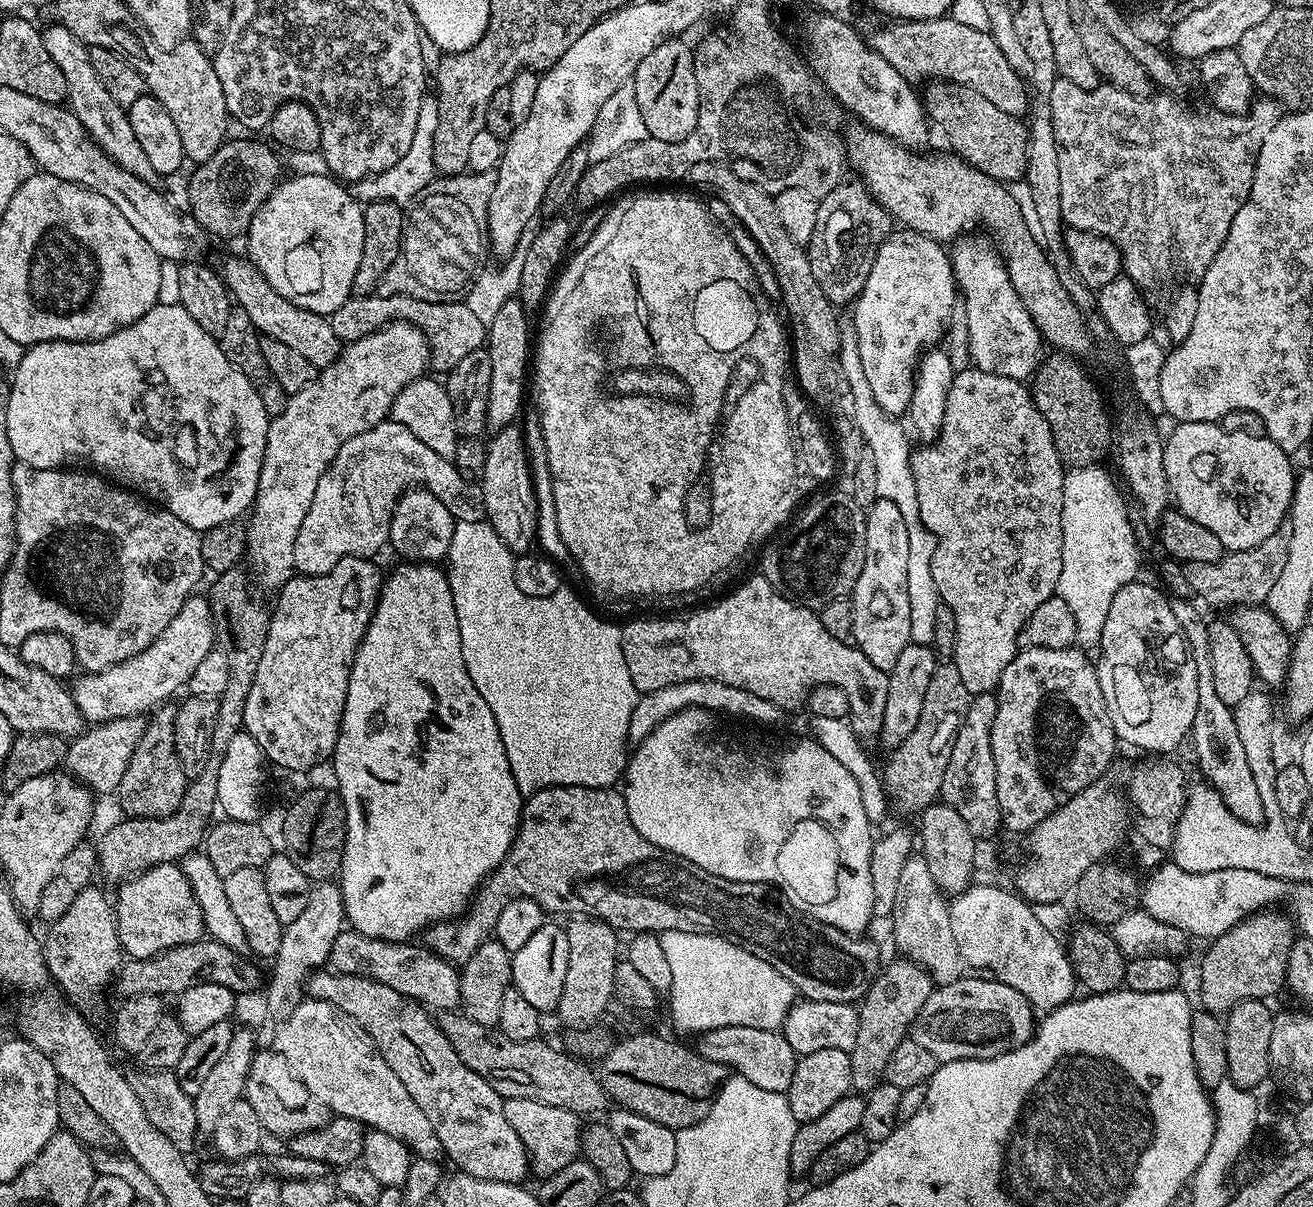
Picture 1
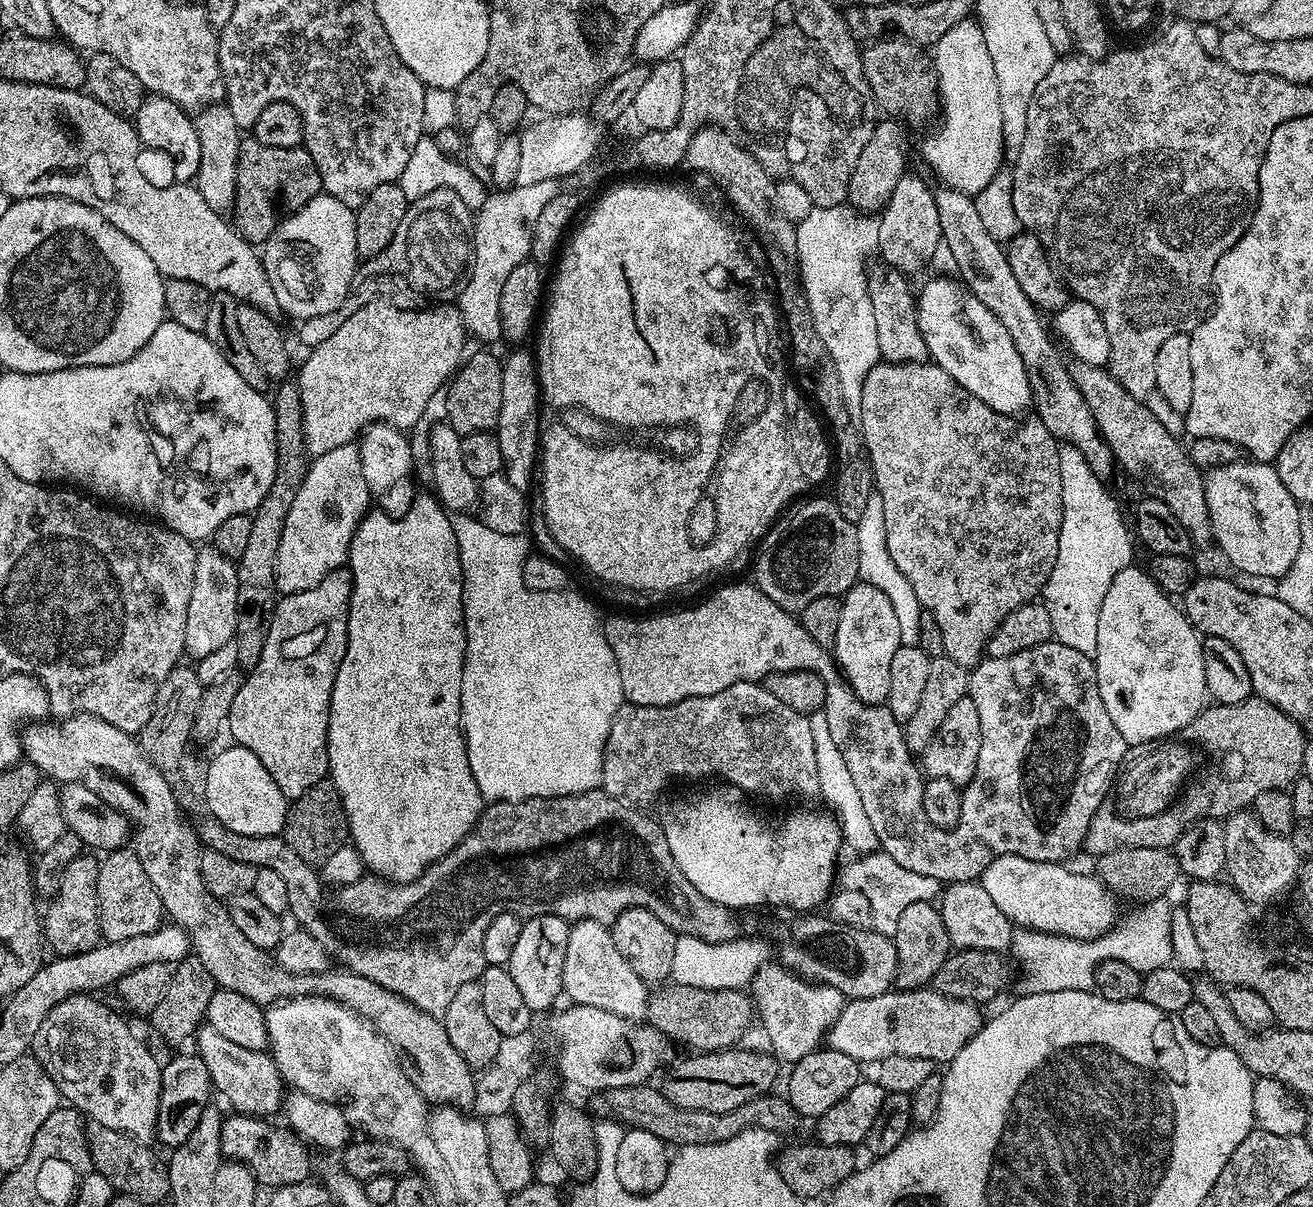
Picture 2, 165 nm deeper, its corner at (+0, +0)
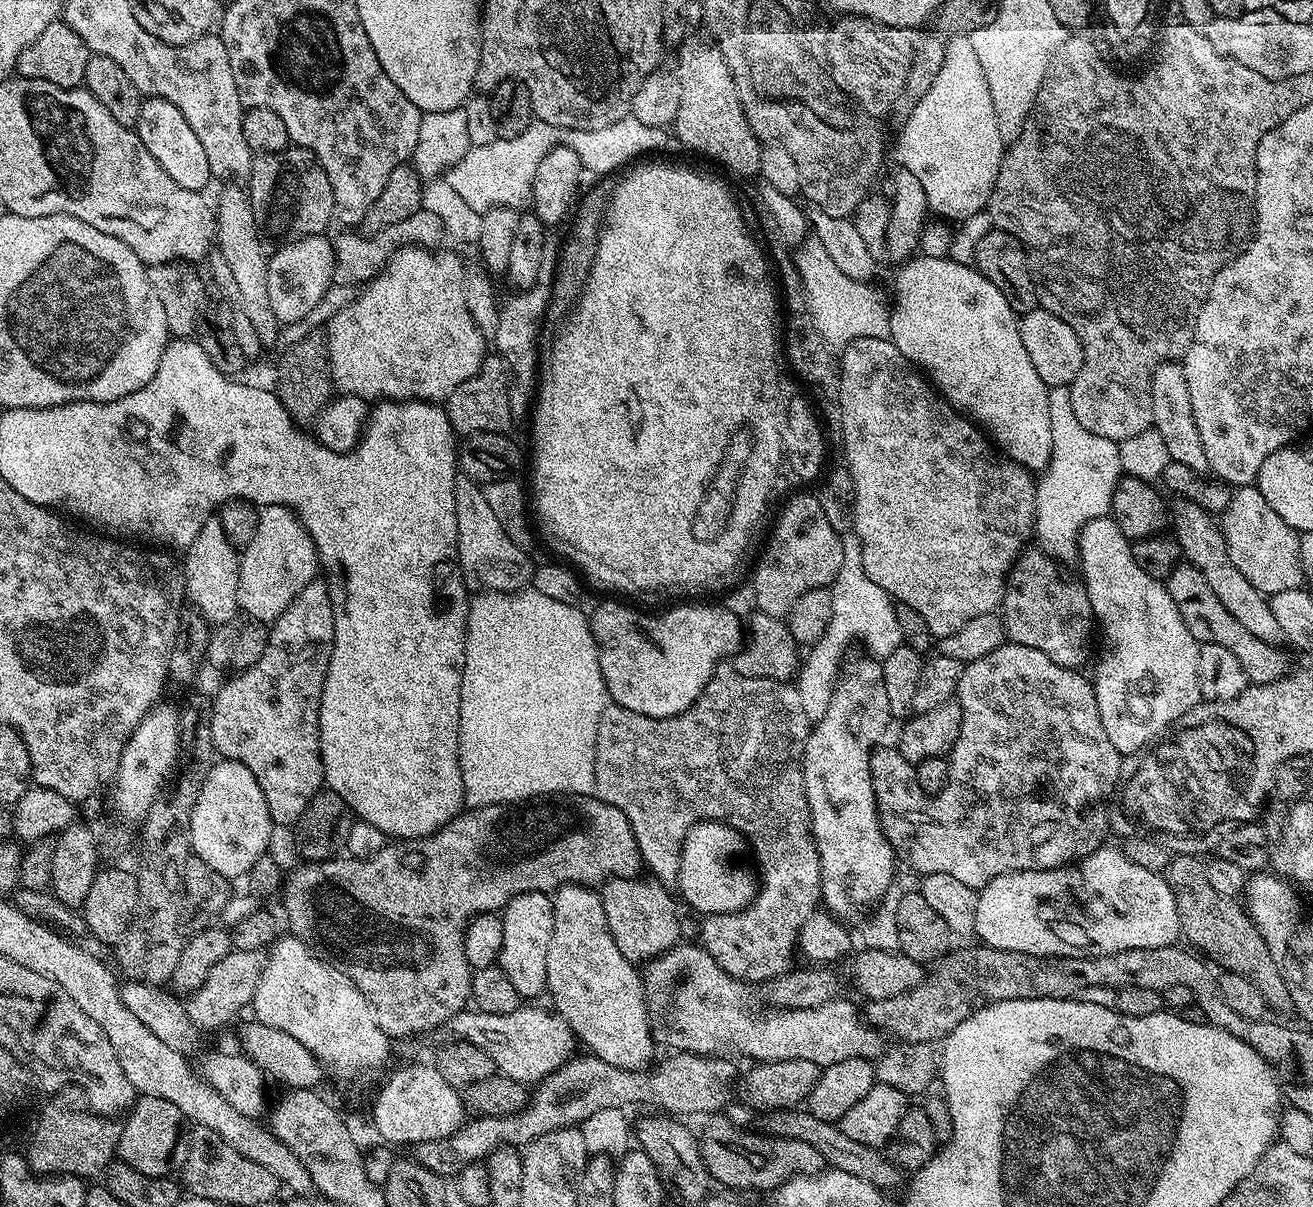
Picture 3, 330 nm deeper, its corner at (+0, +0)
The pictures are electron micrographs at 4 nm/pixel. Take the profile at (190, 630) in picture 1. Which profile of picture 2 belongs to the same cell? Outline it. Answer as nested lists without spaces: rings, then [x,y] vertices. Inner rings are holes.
[[[204,546],[197,551],[194,562],[194,586],[190,590],[190,606],[186,610],[184,650],[193,661],[206,658],[213,650],[230,642],[236,635],[238,574],[236,564],[216,548]]]

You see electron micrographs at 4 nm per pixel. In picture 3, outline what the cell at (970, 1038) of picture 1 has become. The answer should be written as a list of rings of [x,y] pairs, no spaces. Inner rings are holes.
[[[692,942],[675,944],[658,958],[647,961],[642,968],[649,1030],[657,1045],[665,1044],[672,1052],[692,1052],[695,1056],[749,1056],[752,1062],[806,1058],[806,1062],[819,1064],[821,1069],[828,1068],[834,1062],[846,1062],[846,1058],[875,1061],[885,1047],[885,1037],[868,1023],[861,1009],[859,1012],[847,998],[831,1000],[806,1010],[765,1006],[761,997],[752,993],[751,983],[726,974],[726,970],[722,970],[722,966],[718,966],[718,962],[714,962],[712,955],[699,943],[688,943]]]

